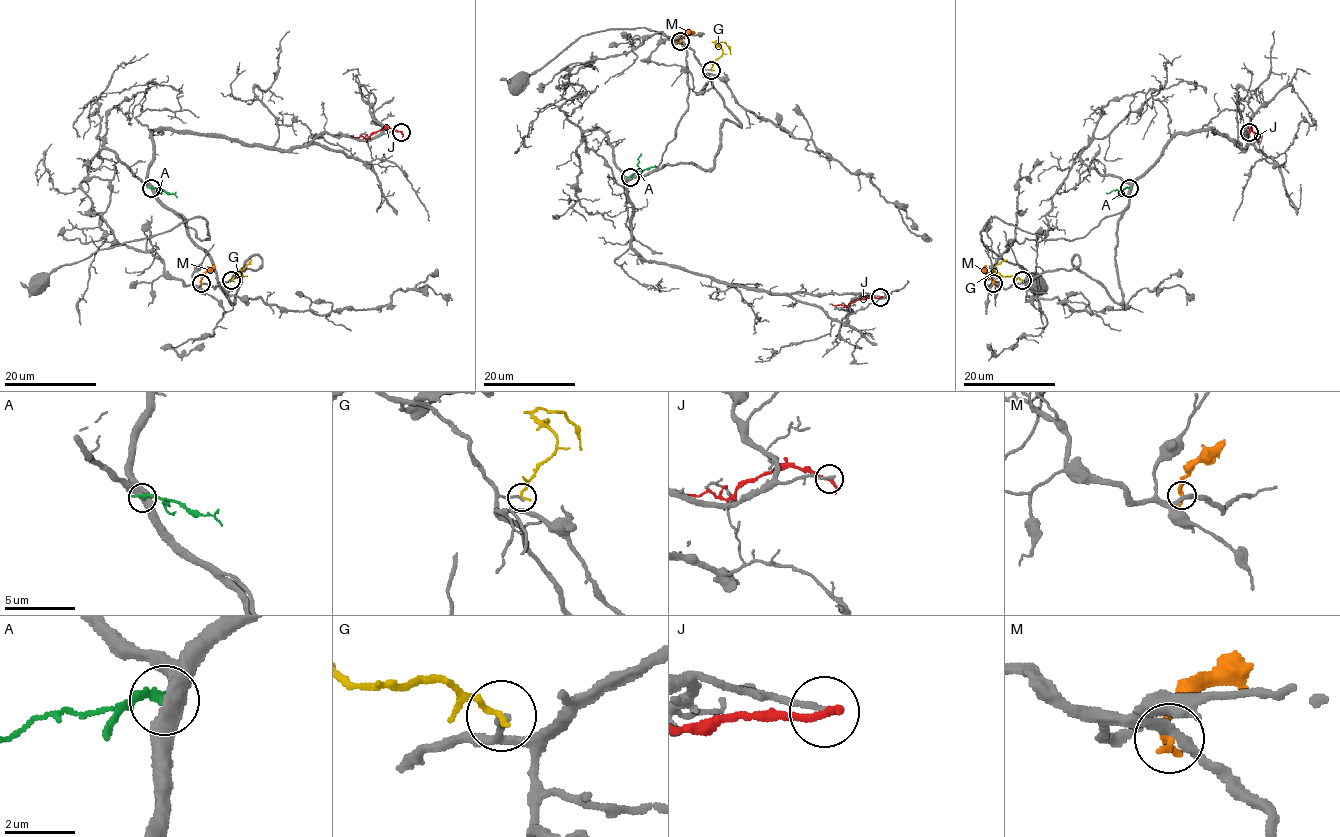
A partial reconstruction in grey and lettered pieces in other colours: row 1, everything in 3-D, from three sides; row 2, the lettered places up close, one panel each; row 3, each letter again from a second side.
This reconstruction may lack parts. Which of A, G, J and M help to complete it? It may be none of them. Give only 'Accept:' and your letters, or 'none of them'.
Accept: none of them

